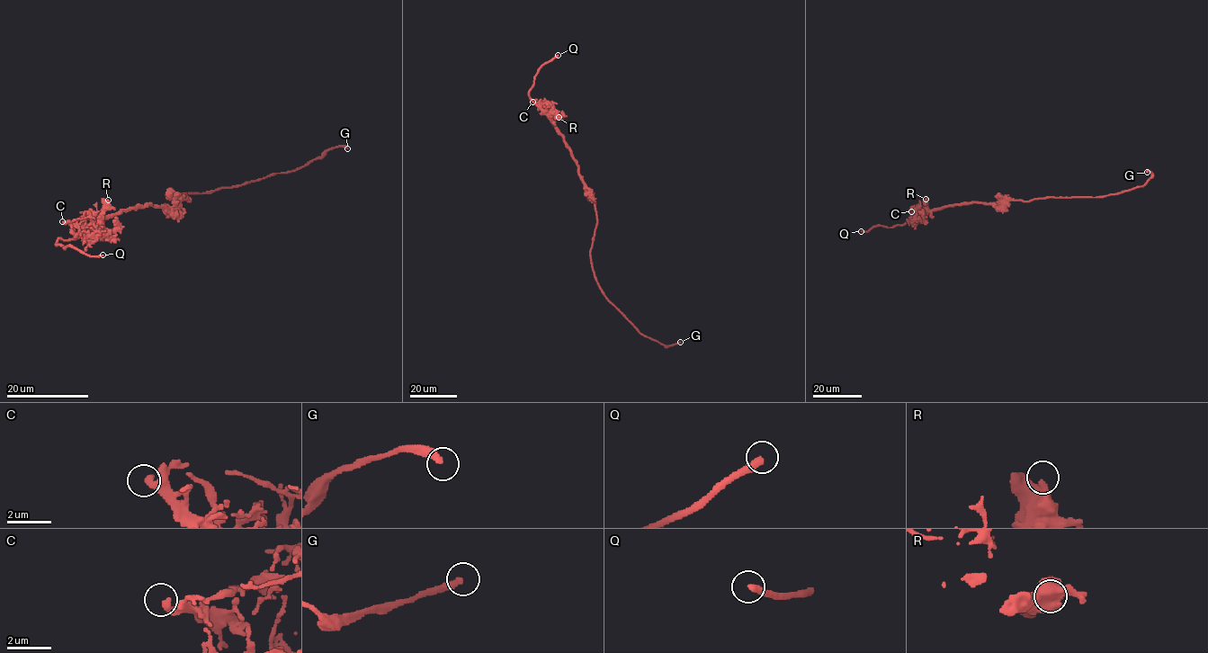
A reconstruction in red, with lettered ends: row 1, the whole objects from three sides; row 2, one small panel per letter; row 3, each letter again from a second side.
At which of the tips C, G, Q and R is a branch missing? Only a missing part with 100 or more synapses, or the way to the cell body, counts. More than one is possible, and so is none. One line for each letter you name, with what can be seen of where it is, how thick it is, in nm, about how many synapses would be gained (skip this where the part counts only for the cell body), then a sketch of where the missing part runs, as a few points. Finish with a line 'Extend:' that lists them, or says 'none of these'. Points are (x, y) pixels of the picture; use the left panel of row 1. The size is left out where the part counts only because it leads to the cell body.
Q: (102, 254) | 340 nm | (102, 254), (119, 246), (137, 220), (157, 222), (166, 213), (181, 207), (206, 199), (218, 201)
Extend: Q

